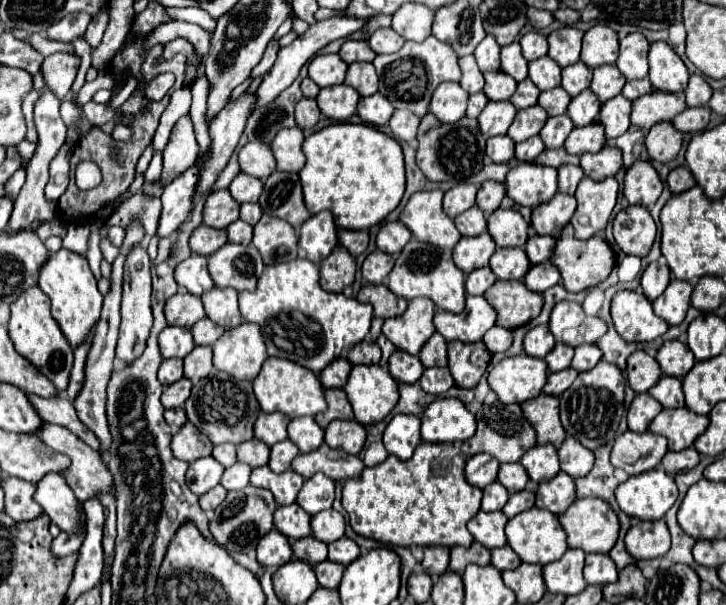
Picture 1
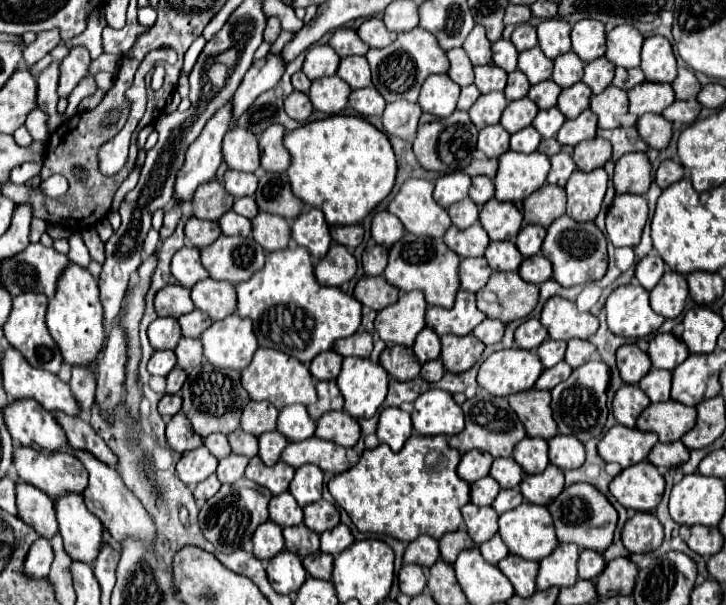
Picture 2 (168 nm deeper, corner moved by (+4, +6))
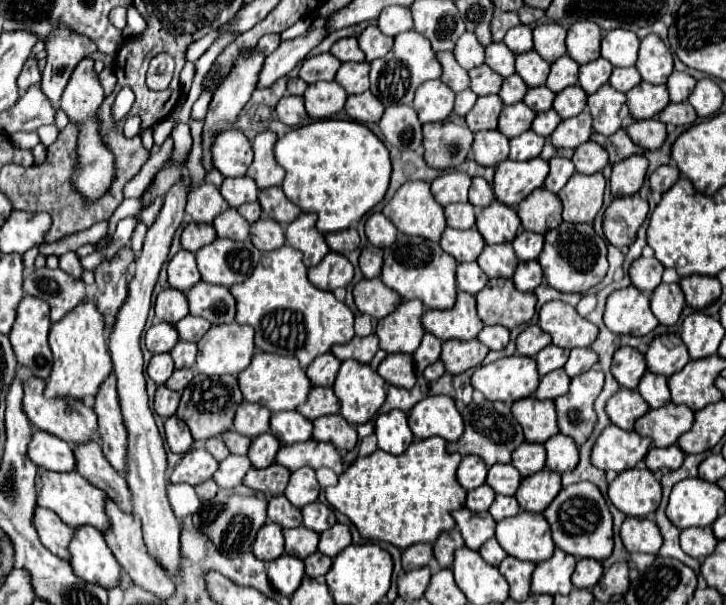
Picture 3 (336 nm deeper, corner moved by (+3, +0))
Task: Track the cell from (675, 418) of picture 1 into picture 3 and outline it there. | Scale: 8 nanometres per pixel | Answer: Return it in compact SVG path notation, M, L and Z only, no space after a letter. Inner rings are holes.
M668 403L660 409L650 409L646 415L636 419L634 431L642 437L650 437L656 447L668 447L692 427L692 421L694 413L686 405Z

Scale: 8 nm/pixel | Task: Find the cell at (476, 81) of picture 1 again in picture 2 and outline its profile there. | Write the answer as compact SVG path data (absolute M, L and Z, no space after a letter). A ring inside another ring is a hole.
M459 47L459 49L451 49L447 51L447 57L451 61L451 67L449 67L449 77L459 83L461 87L465 85L471 85L473 83L473 65L469 61L469 57L465 55L465 51Z

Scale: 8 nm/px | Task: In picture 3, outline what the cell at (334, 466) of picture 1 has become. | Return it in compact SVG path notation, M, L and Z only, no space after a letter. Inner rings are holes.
M314 439L292 443L292 445L282 445L276 455L276 463L284 465L290 471L296 471L308 465L312 469L330 467L336 475L342 473L342 457L336 451L336 447L330 443L314 441Z

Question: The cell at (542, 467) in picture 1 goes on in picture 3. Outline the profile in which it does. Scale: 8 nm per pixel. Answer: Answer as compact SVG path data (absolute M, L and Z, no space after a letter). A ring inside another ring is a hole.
M522 443L514 453L512 453L512 465L520 471L522 477L528 477L532 473L538 473L544 467L546 451L544 445L540 443Z

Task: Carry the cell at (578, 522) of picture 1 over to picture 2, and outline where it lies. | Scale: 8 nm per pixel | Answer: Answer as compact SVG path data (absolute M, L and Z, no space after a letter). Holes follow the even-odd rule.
M575 483L571 487L565 487L563 493L547 507L553 515L557 539L563 543L575 543L579 549L593 549L603 553L605 547L613 541L613 531L617 525L617 511L609 503L609 499L599 493L593 485L587 483Z

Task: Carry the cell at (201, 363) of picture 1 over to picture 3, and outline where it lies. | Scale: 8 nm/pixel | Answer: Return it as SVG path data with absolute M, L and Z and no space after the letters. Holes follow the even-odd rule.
M178 341L174 345L174 349L170 351L170 355L172 355L176 367L194 367L194 363L196 363L196 343Z

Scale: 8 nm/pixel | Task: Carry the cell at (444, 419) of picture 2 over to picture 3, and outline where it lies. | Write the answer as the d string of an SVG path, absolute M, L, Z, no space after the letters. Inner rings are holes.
M432 395L414 405L408 417L414 437L442 437L446 441L458 441L464 431L462 415L458 413L454 399L446 395Z

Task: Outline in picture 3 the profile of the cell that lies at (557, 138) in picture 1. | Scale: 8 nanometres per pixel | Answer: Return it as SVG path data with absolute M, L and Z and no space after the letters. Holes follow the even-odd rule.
M548 109L548 111L542 111L536 115L534 123L532 123L532 131L542 135L542 137L550 137L550 133L558 127L560 123L560 117L554 109Z

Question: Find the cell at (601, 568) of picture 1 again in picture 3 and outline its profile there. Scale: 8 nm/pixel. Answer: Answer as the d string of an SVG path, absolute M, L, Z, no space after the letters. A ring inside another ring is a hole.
M580 559L576 563L576 571L572 575L572 585L576 589L592 589L598 579L602 577L604 569L600 561L590 561L590 559Z

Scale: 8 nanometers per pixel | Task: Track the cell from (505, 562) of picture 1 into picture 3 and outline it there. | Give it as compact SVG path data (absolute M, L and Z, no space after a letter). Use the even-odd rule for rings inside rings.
M492 537L492 539L488 539L482 547L480 547L480 551L478 551L490 565L500 565L502 563L502 559L506 557L506 551L498 545L498 541Z

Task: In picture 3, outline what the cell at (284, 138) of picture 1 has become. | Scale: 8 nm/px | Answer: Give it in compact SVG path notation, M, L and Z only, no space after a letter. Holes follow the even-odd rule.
M262 131L254 137L252 141L252 149L254 149L254 161L248 169L248 177L252 177L258 185L258 189L268 189L274 185L282 183L282 167L274 161L274 141L276 141L276 133L270 131Z

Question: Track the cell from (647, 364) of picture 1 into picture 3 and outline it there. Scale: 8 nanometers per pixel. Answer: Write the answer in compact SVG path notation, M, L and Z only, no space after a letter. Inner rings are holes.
M620 347L616 353L614 353L614 359L612 359L612 375L616 377L616 381L626 387L626 389L636 389L638 383L640 383L640 377L646 373L646 359L644 355L634 349L634 347Z

